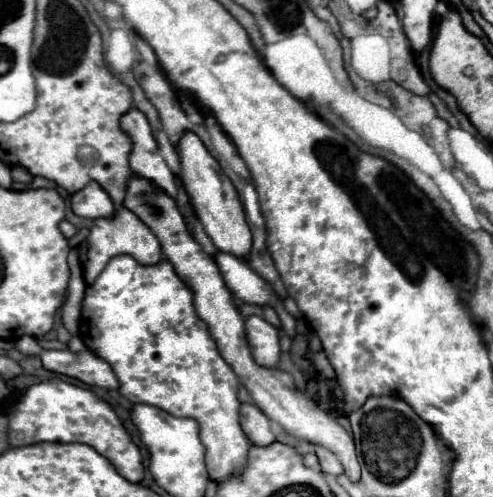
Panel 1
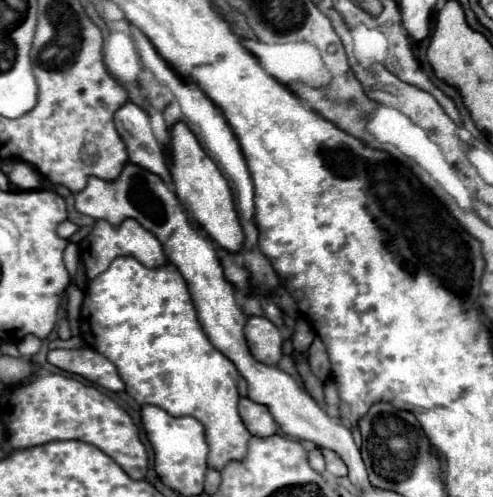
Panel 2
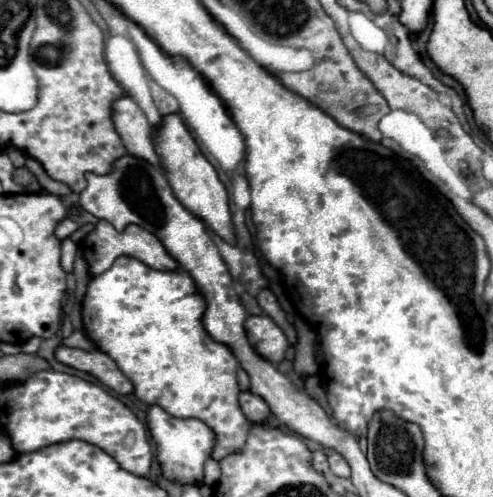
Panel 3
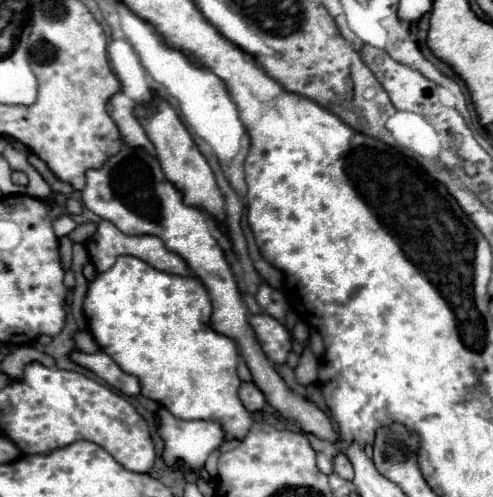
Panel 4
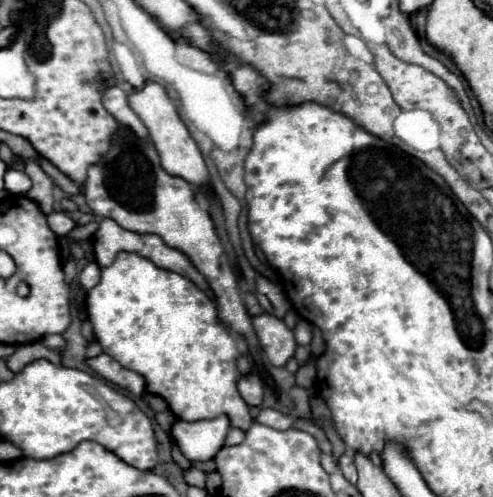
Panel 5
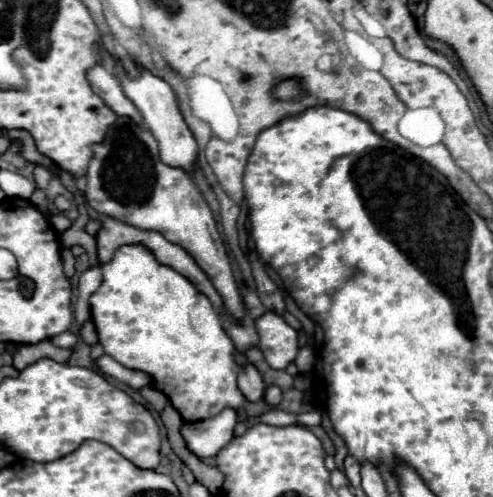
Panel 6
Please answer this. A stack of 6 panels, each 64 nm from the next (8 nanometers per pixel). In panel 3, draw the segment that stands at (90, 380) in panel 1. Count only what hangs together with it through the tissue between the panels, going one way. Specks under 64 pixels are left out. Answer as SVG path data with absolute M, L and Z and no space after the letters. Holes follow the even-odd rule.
M60 346L60 348L56 348L54 356L58 362L94 376L96 380L100 380L104 386L108 386L110 390L114 390L118 394L130 394L132 392L130 380L118 370L116 362L100 350L88 352L88 350Z

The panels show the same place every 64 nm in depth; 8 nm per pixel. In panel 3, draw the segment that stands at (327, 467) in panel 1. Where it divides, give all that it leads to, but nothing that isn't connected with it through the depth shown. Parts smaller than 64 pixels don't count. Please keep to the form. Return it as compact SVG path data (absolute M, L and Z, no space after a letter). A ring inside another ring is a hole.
M330 452L328 454L328 464L330 464L330 472L332 474L342 476L342 478L348 478L350 476L350 466L346 464L346 460L338 452Z

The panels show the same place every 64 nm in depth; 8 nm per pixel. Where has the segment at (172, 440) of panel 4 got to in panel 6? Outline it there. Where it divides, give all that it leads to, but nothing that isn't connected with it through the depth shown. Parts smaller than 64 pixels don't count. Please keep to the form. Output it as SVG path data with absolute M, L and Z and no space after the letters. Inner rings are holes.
M226 408L218 416L200 420L200 422L186 422L180 428L180 434L188 446L188 450L198 458L210 458L224 448L232 440L232 430L238 424L236 412Z

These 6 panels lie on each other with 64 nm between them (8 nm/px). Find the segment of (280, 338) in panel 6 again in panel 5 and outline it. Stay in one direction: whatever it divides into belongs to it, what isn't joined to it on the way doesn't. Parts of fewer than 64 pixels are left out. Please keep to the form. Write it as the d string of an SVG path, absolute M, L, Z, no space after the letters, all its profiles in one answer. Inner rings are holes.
M260 314L252 318L254 330L258 334L260 348L264 356L270 360L274 366L284 366L290 356L294 356L296 340L292 330L286 328L286 324L272 316L272 314Z

